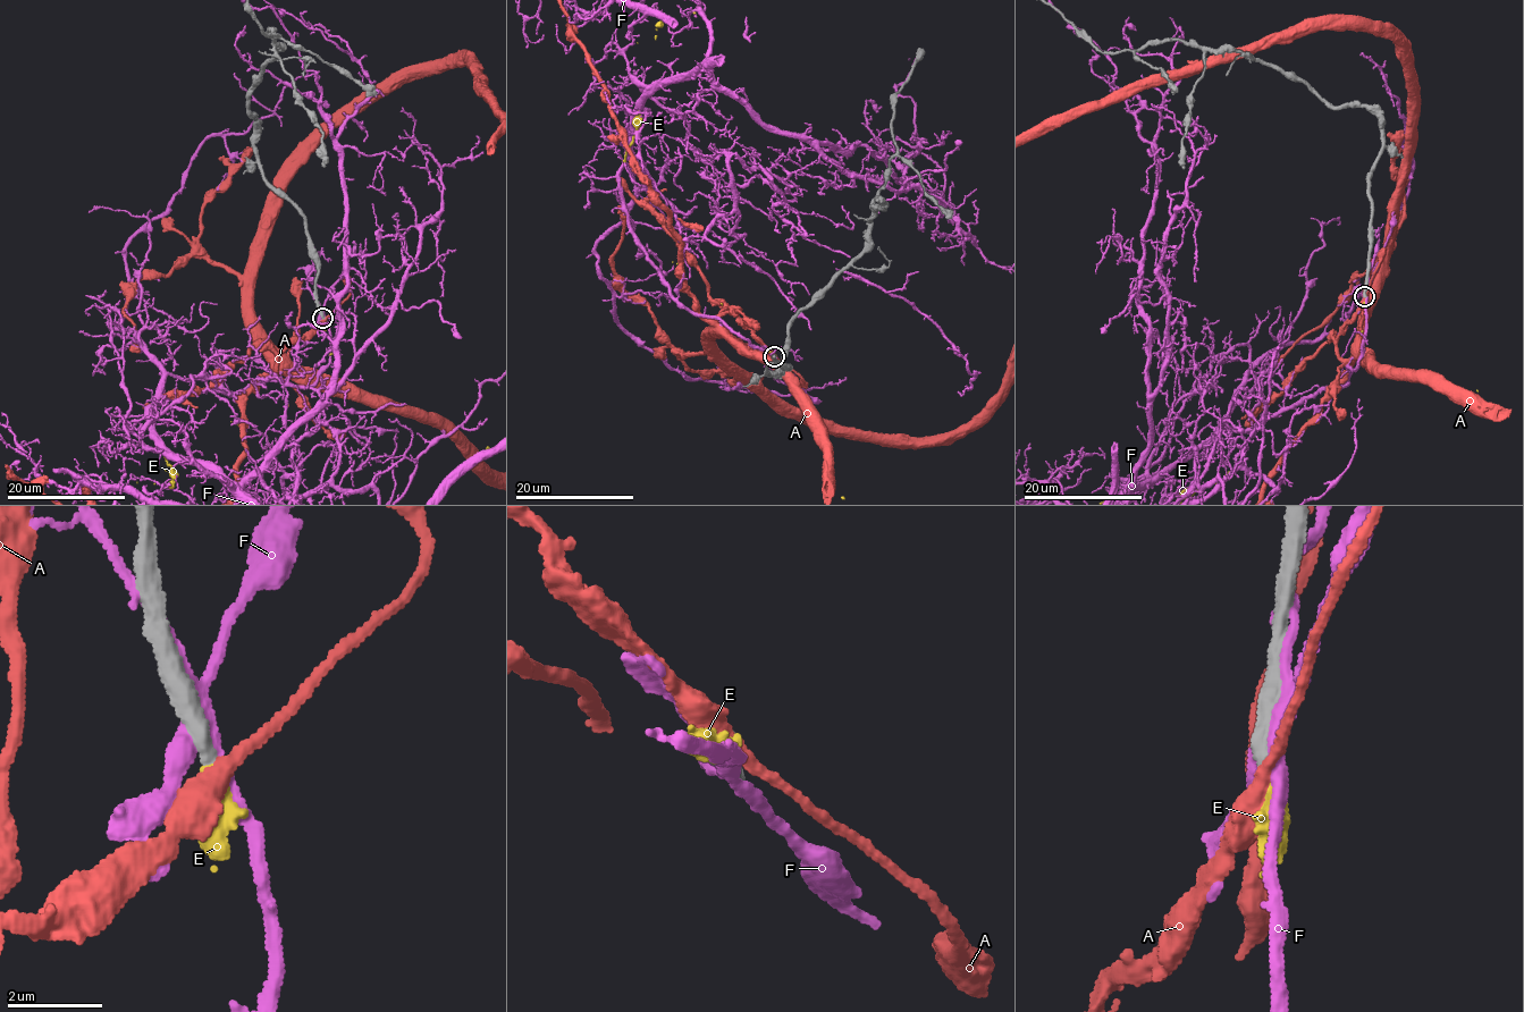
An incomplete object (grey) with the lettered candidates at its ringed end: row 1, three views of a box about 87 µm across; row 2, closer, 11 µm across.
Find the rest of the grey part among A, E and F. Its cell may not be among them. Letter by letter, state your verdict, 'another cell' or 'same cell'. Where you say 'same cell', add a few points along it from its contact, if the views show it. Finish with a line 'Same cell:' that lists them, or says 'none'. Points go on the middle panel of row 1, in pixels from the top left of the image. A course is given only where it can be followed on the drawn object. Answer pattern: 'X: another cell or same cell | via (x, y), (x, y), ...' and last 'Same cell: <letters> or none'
A: another cell
E: same cell | via (773, 355), (676, 263), (624, 162), (636, 129), (656, 30), (696, 11)
F: another cell
Same cell: E

